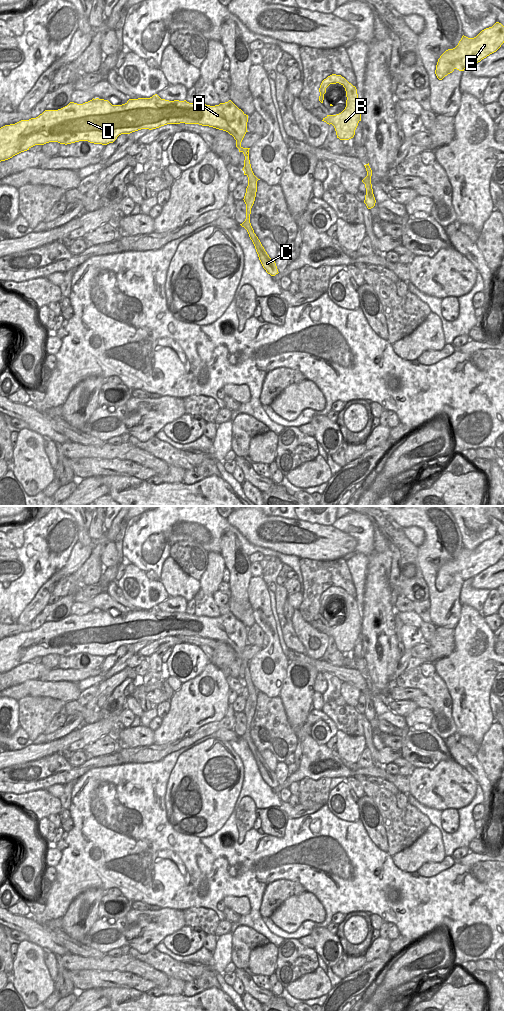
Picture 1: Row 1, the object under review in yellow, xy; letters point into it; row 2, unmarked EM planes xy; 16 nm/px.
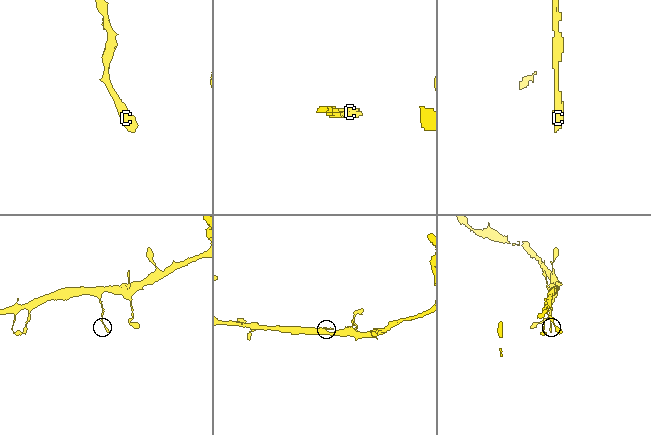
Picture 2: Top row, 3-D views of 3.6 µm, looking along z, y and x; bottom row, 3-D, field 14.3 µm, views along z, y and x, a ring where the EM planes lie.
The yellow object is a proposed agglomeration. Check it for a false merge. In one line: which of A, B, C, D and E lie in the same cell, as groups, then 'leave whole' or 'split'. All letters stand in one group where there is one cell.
A B D E / C; split

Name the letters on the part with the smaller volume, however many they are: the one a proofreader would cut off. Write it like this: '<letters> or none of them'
C

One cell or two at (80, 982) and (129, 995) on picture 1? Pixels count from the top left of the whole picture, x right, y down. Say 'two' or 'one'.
two

